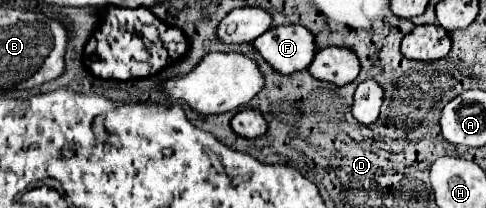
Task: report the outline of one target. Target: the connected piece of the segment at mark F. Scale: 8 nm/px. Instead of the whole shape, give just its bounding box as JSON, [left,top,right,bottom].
[252,24,316,74]

